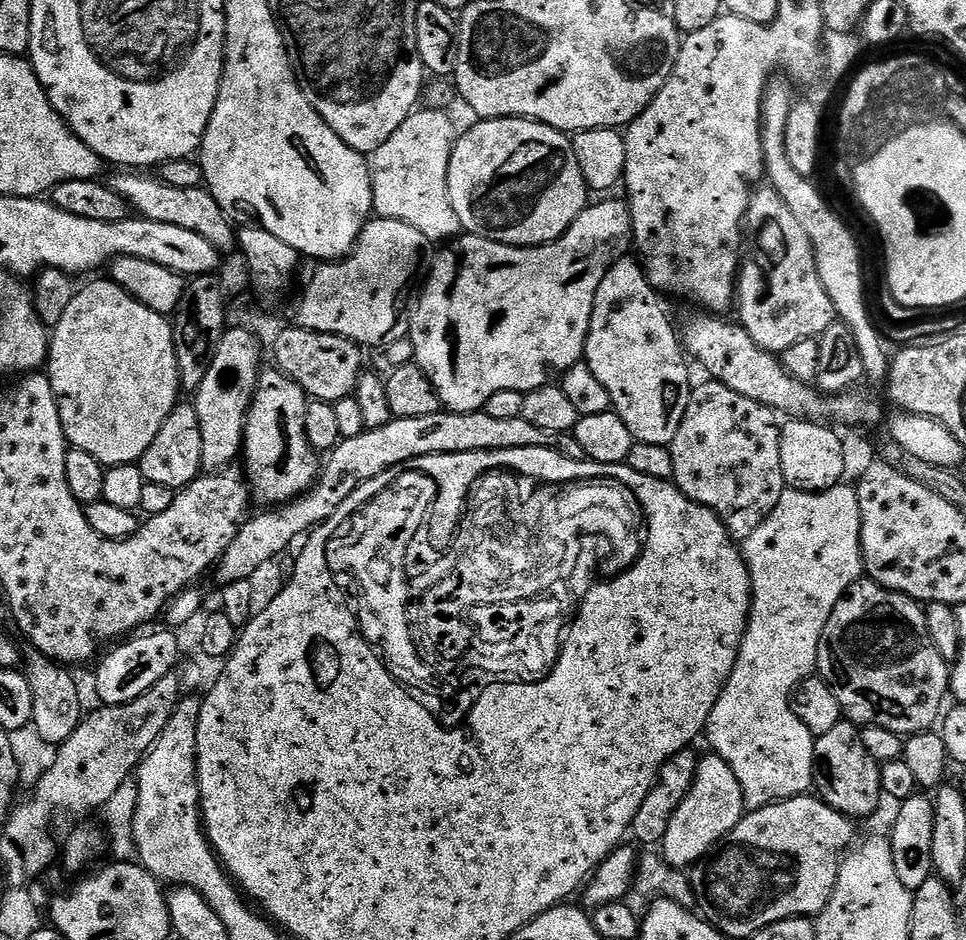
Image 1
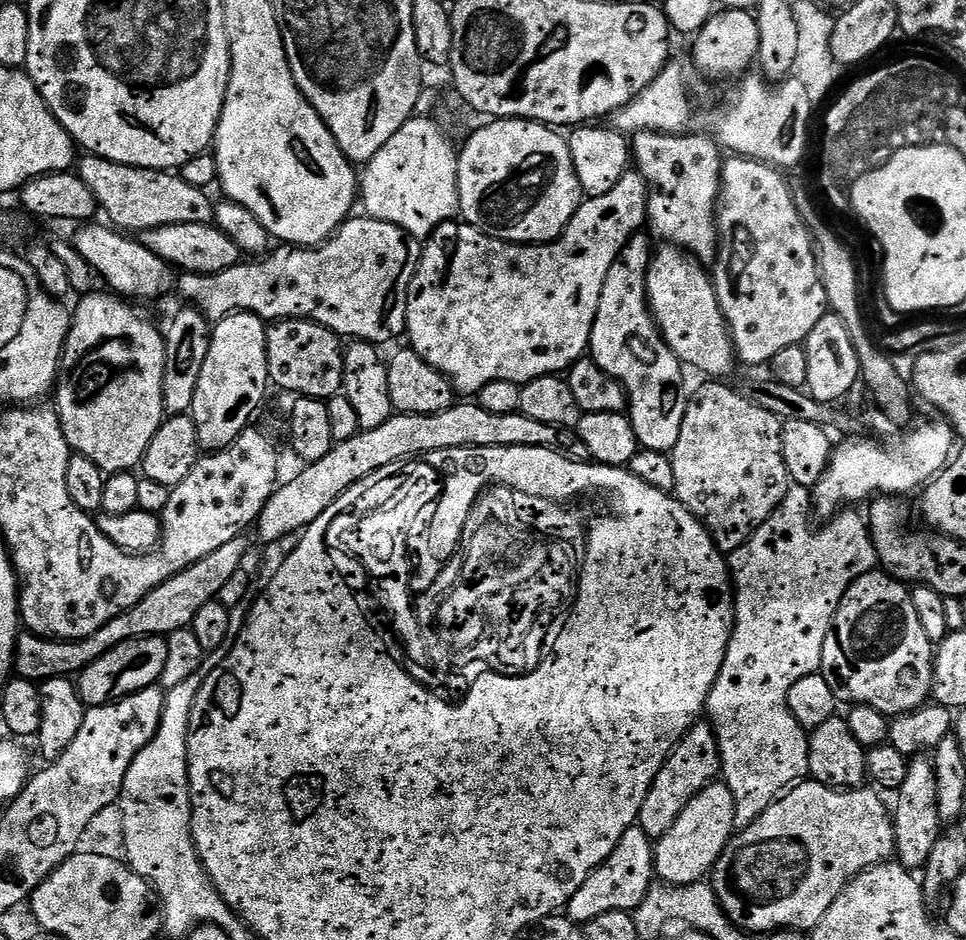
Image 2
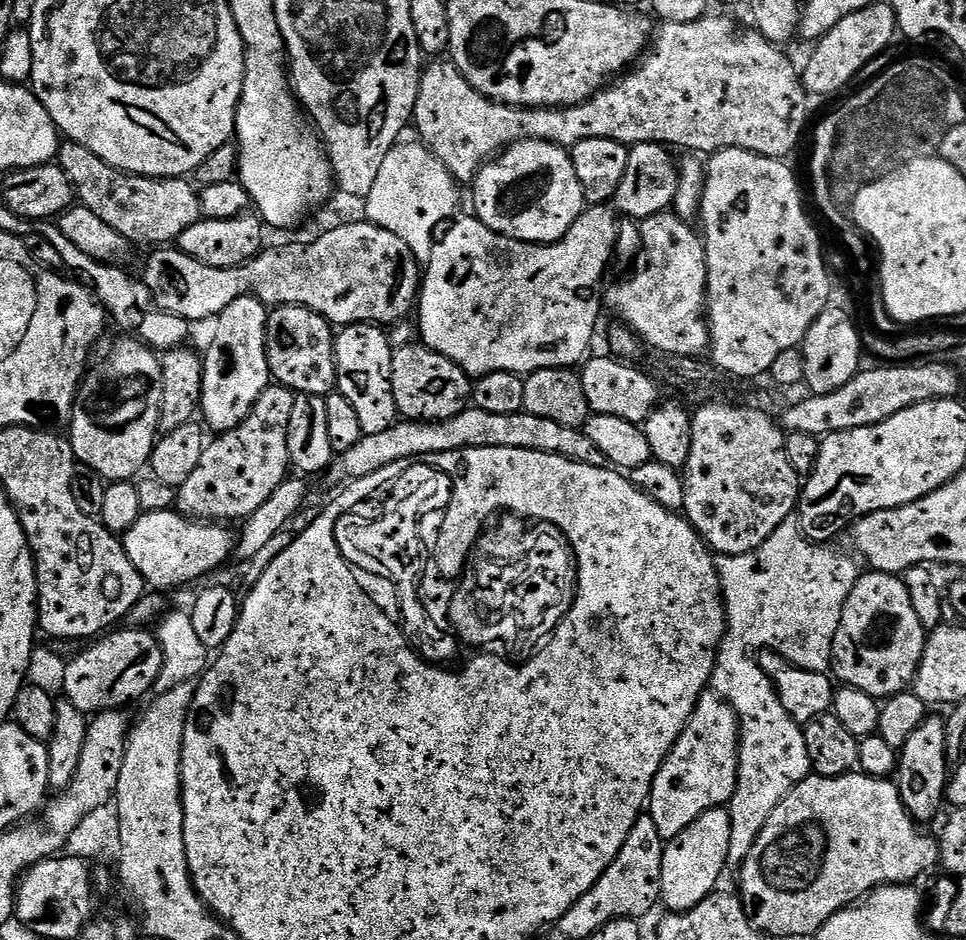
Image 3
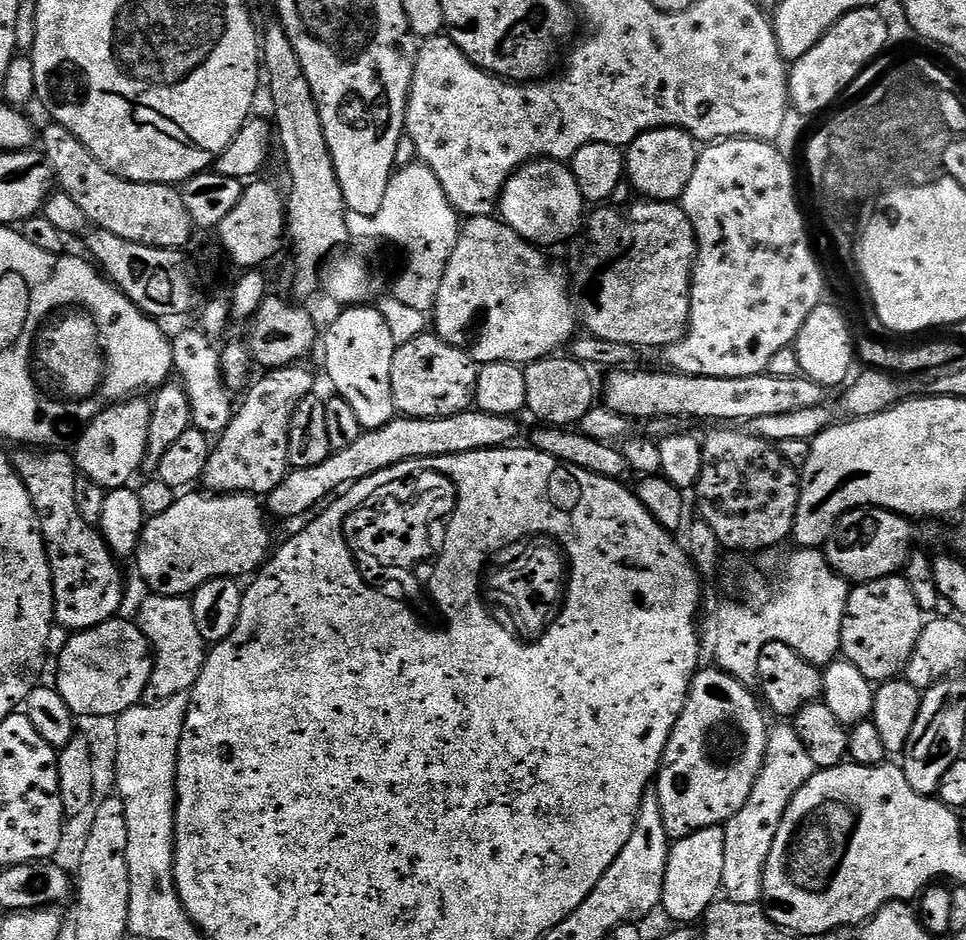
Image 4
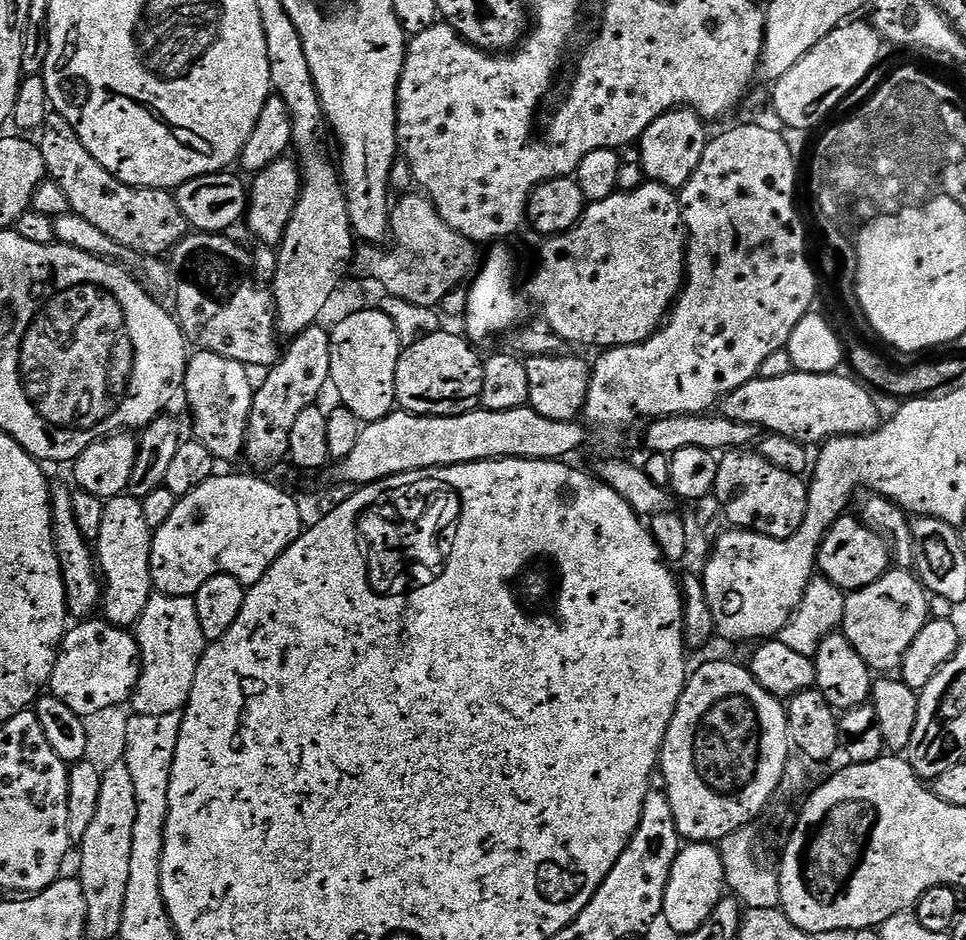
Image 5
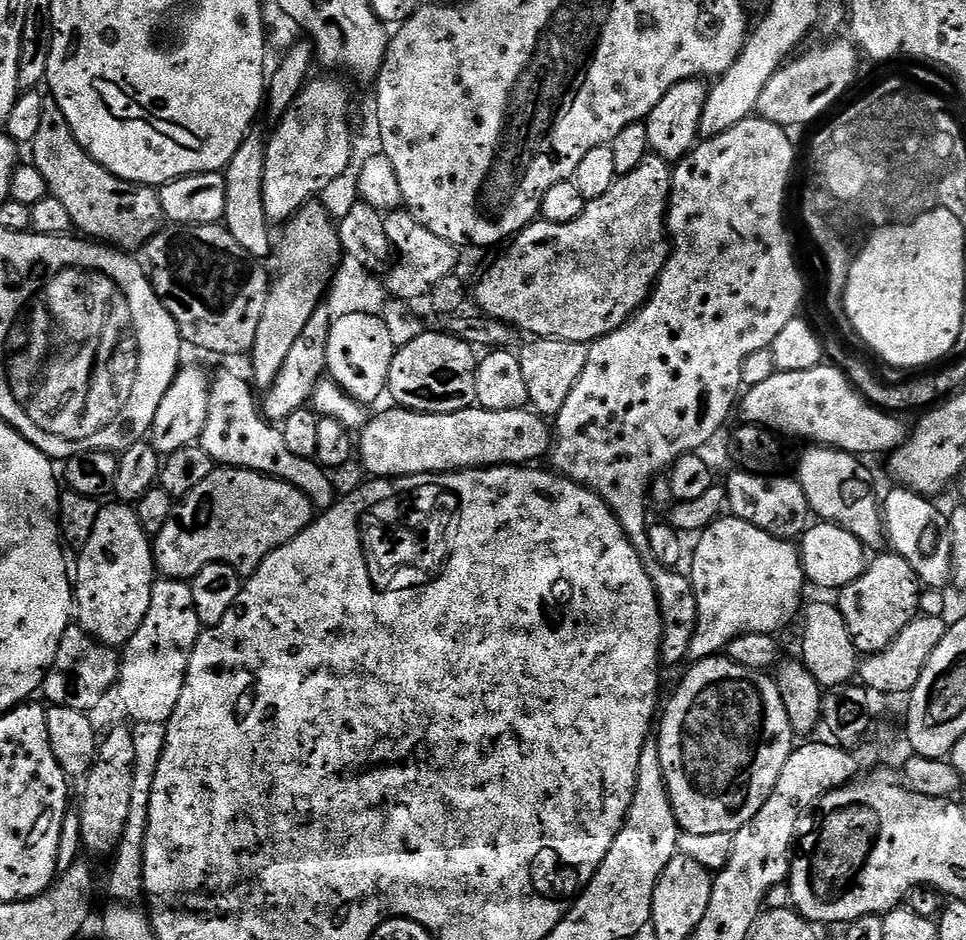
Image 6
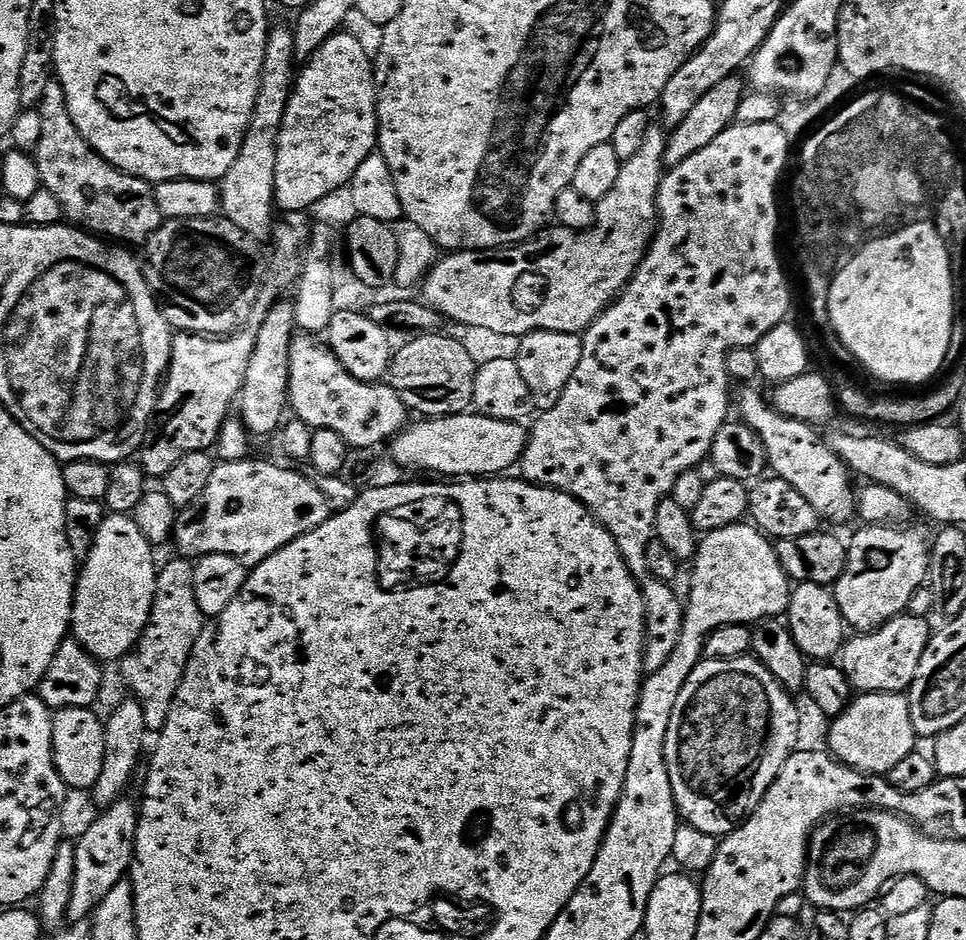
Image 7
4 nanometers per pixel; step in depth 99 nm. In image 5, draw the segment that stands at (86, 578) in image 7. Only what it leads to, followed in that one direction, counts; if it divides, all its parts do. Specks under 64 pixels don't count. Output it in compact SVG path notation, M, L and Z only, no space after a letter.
M116 496L105 503L102 530L98 530L98 538L94 541L94 559L102 581L102 616L109 624L131 629L153 596L150 574L153 531L146 522L146 514L142 514L140 501L132 496Z

